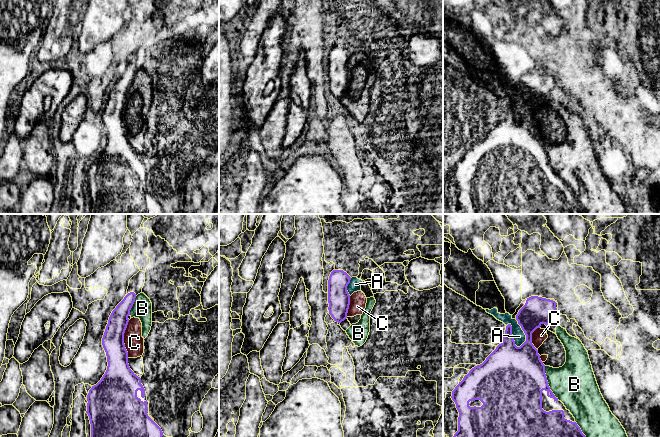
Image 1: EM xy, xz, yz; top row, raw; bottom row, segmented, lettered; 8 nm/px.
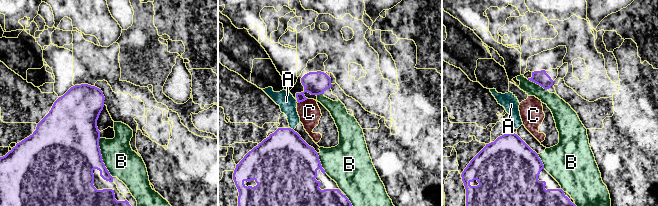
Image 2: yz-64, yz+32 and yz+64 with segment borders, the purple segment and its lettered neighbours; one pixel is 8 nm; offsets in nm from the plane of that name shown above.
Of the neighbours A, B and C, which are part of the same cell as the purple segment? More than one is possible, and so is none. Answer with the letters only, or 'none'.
none

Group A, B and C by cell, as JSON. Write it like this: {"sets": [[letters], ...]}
{"sets": [["A", "B", "C"]]}

